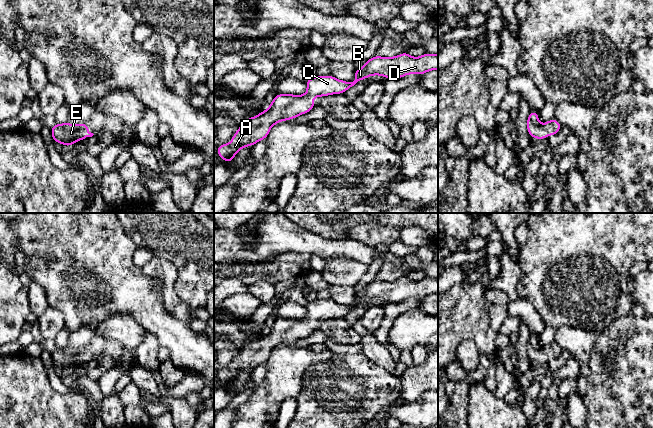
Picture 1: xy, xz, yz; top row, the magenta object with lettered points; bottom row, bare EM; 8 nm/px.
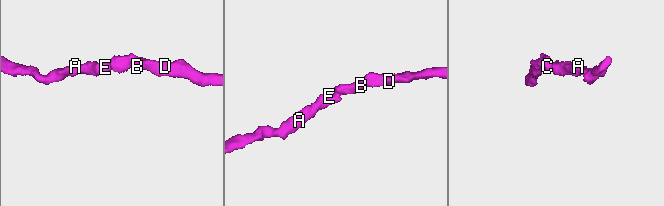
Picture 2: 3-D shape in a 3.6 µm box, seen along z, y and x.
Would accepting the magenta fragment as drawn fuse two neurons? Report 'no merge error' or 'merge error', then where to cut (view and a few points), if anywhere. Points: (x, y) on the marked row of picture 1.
no merge error; no cut

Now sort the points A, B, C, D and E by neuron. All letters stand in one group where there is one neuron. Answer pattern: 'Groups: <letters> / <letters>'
Groups: A B C D E

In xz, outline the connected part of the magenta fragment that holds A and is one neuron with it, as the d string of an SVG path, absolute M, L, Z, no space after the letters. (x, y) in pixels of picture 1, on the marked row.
M405 52L395 57L373 56L362 68L355 69L353 82L338 80L332 75L317 75L314 78L308 78L305 82L308 89L306 94L278 93L266 111L245 120L240 125L230 144L220 144L217 147L217 154L226 163L231 163L240 149L253 146L260 140L266 139L274 124L284 120L292 120L311 111L316 106L312 100L313 97L343 94L358 81L371 75L399 79L407 74L423 75L430 70L437 69L438 54L424 53L422 56L414 58Z

